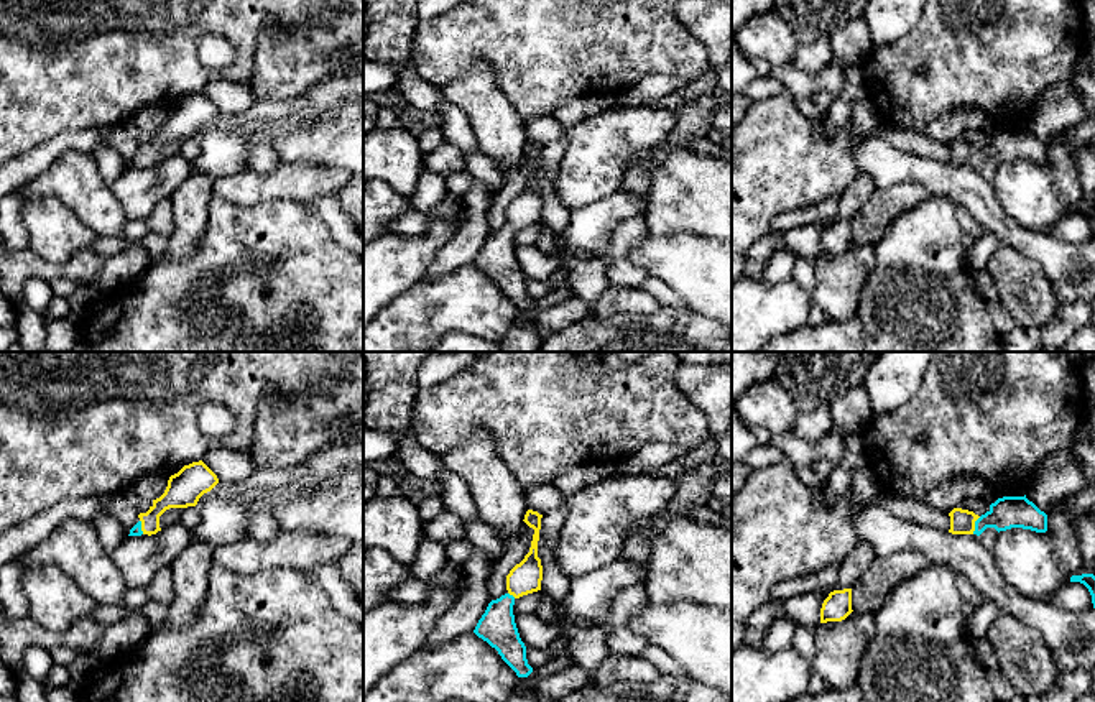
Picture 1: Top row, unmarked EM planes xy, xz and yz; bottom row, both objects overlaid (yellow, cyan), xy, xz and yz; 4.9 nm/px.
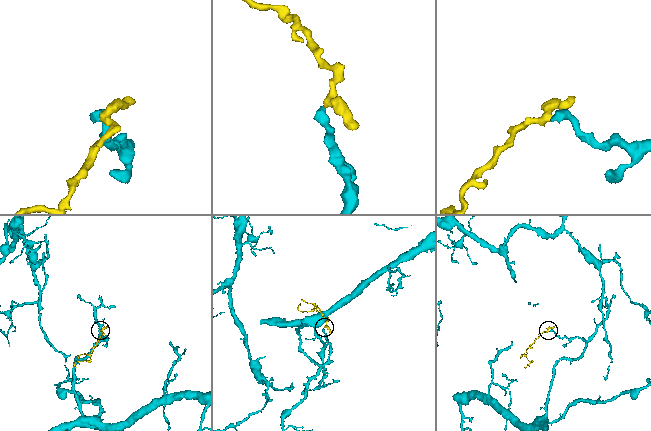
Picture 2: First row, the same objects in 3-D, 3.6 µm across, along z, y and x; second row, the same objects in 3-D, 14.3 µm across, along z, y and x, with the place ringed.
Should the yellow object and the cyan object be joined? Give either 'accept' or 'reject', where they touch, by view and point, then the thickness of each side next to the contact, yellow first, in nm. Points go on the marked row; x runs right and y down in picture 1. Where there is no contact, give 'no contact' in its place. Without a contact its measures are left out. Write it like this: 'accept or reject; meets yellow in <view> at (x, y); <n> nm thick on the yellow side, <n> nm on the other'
accept; meets yellow in yz at (974, 525); 130 nm thick on the yellow side, 160 nm on the other

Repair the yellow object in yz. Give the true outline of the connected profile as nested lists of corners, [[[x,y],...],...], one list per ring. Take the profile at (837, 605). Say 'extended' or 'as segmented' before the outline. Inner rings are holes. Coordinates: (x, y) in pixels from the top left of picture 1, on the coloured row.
as segmented; [[[852,589],[834,590],[822,603],[820,623],[842,621],[852,612]]]

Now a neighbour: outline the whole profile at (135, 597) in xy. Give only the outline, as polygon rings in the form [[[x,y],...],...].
[[[127,587],[122,605],[136,610],[148,600],[150,597],[146,587]]]

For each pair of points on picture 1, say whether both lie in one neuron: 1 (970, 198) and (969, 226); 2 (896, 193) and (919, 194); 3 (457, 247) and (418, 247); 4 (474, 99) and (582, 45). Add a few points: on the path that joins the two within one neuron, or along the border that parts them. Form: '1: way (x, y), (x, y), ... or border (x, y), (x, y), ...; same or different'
1: border (956, 203), (985, 230); different
2: way (901, 194), (914, 194); same
3: border (462, 222), (439, 250), (423, 280); different
4: border (464, 69), (485, 61), (522, 119); different

